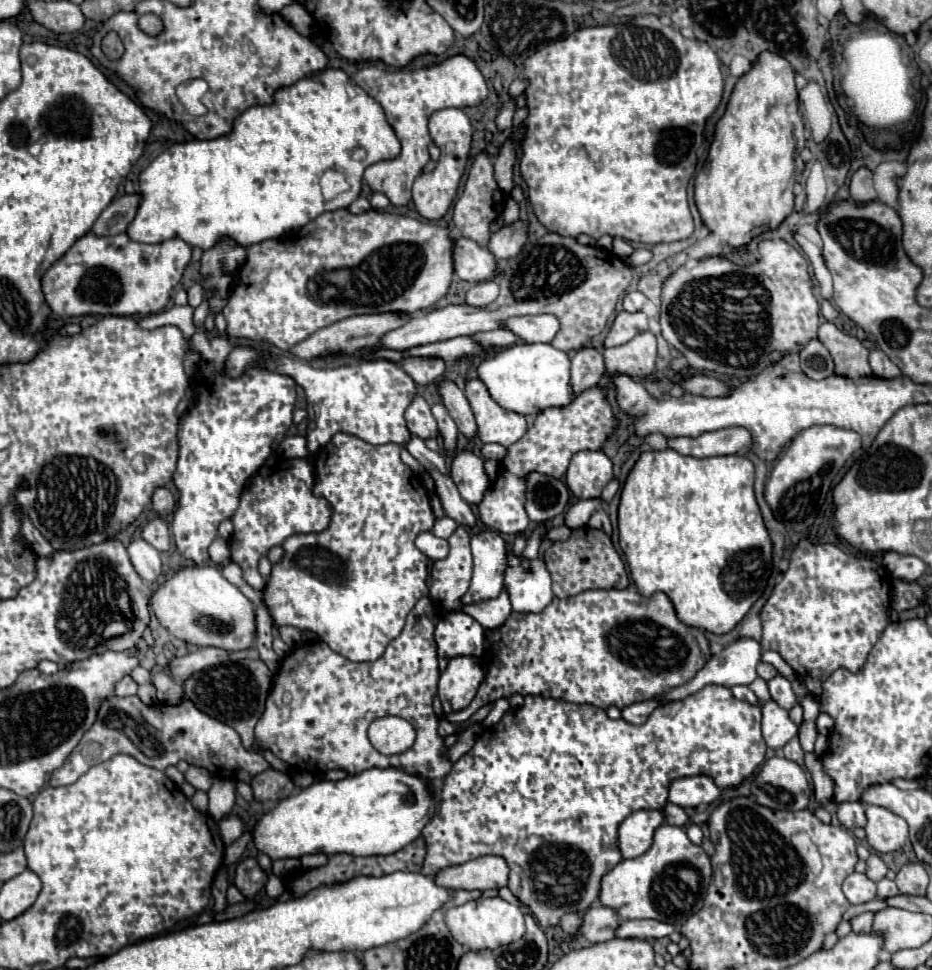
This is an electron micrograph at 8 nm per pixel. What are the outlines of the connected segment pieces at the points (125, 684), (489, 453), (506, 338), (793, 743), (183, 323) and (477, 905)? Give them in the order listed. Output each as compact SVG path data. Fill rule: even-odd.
M125 676L121 682L117 682L115 694L117 696L133 696L133 694L137 694L137 684L129 676Z
M485 444L485 446L481 448L481 454L483 454L485 458L493 458L493 460L497 460L497 462L503 462L503 458L507 456L507 448L501 446L501 444Z
M497 328L497 330L491 330L491 332L479 332L477 340L481 340L481 344L493 344L497 348L509 348L509 346L519 342L519 336L513 334L511 330Z
M793 738L793 740L789 740L789 744L783 746L783 756L785 756L787 760L793 760L793 762L797 762L799 766L803 766L803 750L801 750L801 746L799 746L799 738Z
M187 304L187 306L173 306L171 310L165 310L165 312L159 312L157 316L147 316L147 318L141 318L139 320L141 328L159 328L159 326L177 326L185 338L189 338L197 328L193 324L193 308Z
M479 898L471 900L463 906L449 908L445 912L445 922L451 936L469 950L485 950L485 948L499 948L503 944L517 942L525 934L525 914L519 906L513 906L501 898Z

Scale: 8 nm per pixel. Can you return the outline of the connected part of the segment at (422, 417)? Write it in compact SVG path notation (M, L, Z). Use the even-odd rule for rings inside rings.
M421 396L413 398L413 402L409 404L409 408L405 412L405 420L407 420L409 432L421 440L429 440L429 438L439 436L437 420L431 414L431 406Z

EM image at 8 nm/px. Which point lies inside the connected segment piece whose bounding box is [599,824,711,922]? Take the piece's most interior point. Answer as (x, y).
(637, 888)

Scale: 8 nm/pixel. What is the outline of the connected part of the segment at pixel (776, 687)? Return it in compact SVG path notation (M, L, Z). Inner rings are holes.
M777 674L775 678L771 678L769 682L769 692L771 692L771 698L785 710L789 710L793 704L797 704L797 696L793 694L791 690L791 682L787 678L783 678L781 674Z

